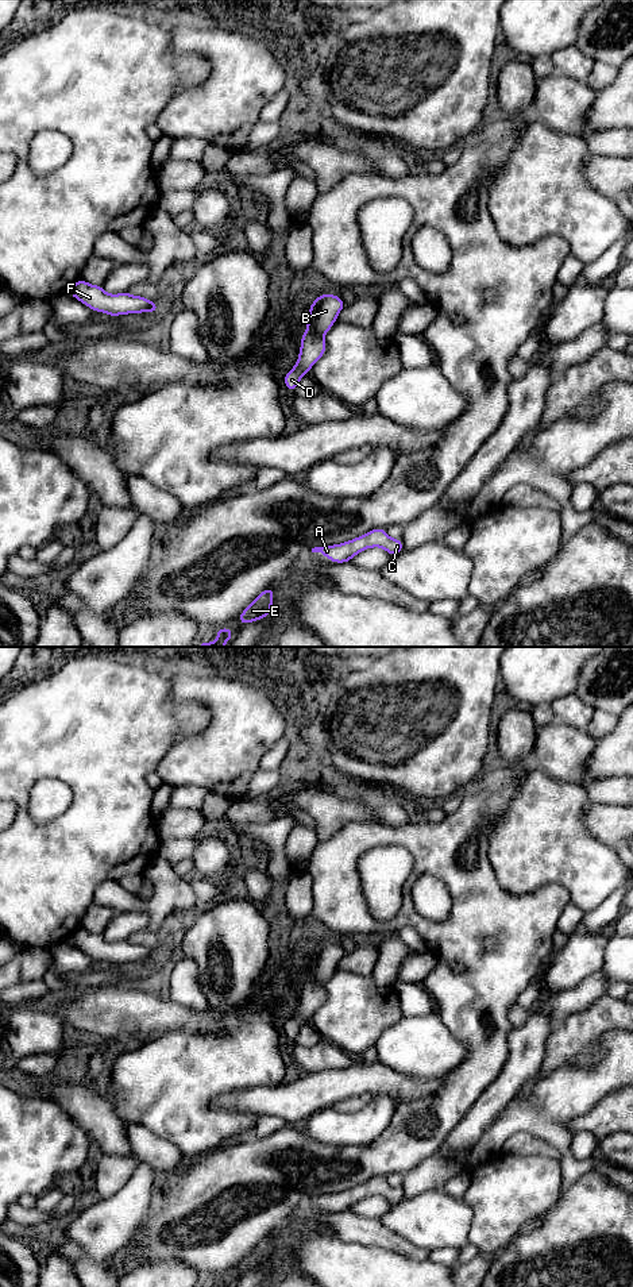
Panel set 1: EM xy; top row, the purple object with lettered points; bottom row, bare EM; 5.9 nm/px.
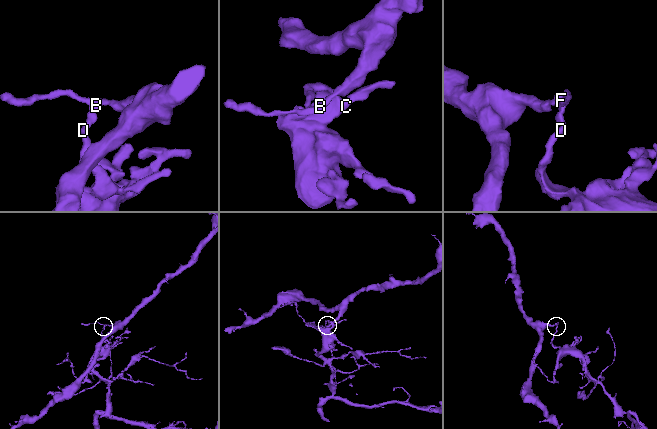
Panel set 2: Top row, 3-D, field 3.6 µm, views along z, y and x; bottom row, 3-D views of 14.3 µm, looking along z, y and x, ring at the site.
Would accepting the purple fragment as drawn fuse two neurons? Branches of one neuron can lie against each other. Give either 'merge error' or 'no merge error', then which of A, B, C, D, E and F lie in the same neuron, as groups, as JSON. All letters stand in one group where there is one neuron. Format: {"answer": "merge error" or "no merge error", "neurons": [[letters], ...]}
{"answer": "merge error", "neurons": [["A", "C", "D", "E"], ["B", "F"]]}

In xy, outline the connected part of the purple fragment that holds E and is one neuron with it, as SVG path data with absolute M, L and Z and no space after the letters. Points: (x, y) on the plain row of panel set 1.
M267 1234L239 1264L242 1273L254 1271L271 1263L274 1237Z

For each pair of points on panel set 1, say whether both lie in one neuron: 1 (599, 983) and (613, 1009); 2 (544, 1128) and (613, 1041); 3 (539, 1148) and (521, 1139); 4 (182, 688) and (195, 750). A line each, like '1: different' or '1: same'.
1: different
2: same
3: same
4: same

